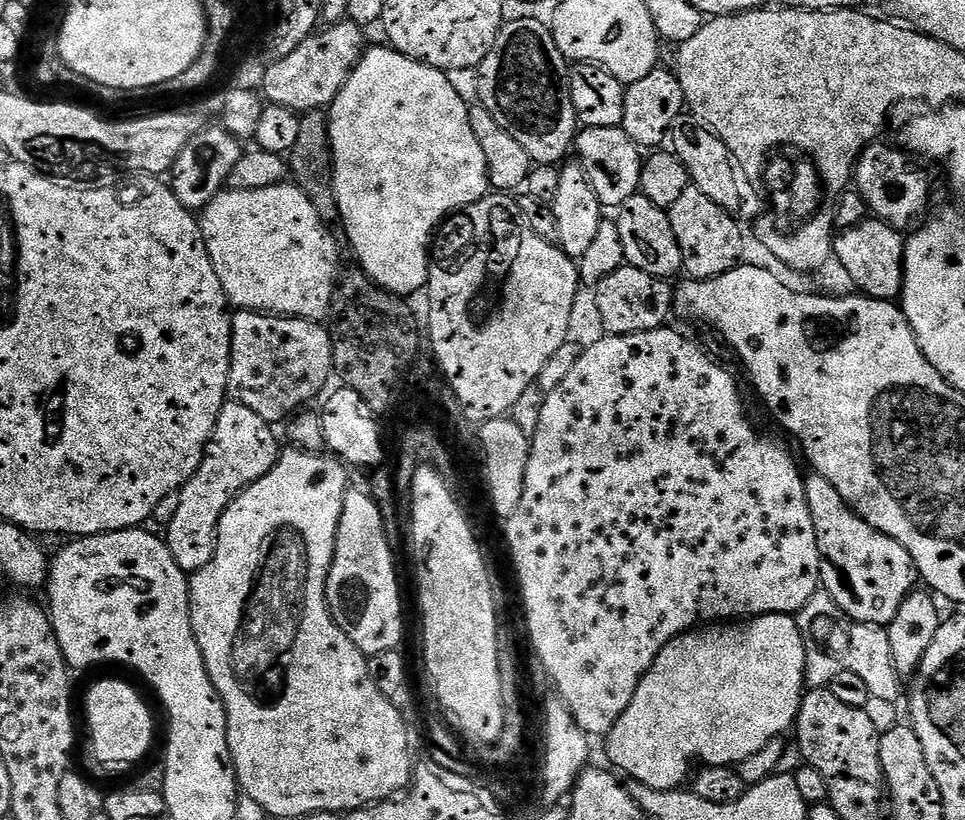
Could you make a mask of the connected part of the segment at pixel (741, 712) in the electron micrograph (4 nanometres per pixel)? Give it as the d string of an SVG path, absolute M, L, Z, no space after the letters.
M785 614L782 616L754 616L743 622L720 622L715 626L704 626L699 630L689 630L683 636L675 636L654 658L650 670L638 682L638 690L634 690L634 698L630 698L630 706L614 722L612 729L608 731L606 743L608 743L607 763L613 769L625 772L635 783L642 786L650 786L654 790L674 790L689 779L688 763L691 760L700 759L701 765L707 766L737 766L742 761L758 754L772 739L778 739L785 735L796 723L796 715L800 712L800 704L804 700L806 685L804 671L806 670L806 650L802 642L802 634L796 625L795 615Z

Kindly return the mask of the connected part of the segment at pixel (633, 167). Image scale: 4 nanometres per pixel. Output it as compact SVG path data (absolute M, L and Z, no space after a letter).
M623 127L583 129L576 137L574 156L586 170L586 178L594 194L598 194L601 205L616 210L622 202L626 202L626 198L639 193L644 165L642 150L624 133Z

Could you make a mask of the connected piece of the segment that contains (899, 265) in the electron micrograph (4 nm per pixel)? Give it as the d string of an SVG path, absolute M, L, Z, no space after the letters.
M866 218L853 228L835 233L832 255L863 295L873 300L895 301L904 291L904 242L905 237L886 222Z

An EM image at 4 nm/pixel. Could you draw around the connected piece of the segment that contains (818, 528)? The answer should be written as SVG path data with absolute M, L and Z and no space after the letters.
M815 474L809 475L804 482L810 514L814 518L814 534L818 538L820 555L820 583L823 591L829 592L838 602L838 606L847 616L863 624L886 626L898 614L898 606L917 587L918 573L916 563L910 554L894 538L874 530L862 517L849 508L848 503L826 482L826 478Z

